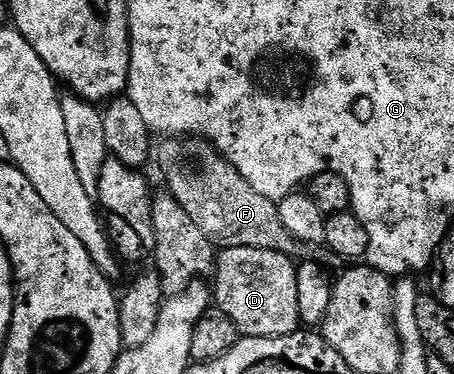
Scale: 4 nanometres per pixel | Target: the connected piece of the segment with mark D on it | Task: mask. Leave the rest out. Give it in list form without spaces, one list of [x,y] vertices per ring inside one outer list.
[[[234,247],[219,250],[214,278],[215,304],[236,324],[244,337],[285,337],[301,328],[298,311],[297,262],[276,251],[258,250],[256,247]]]

